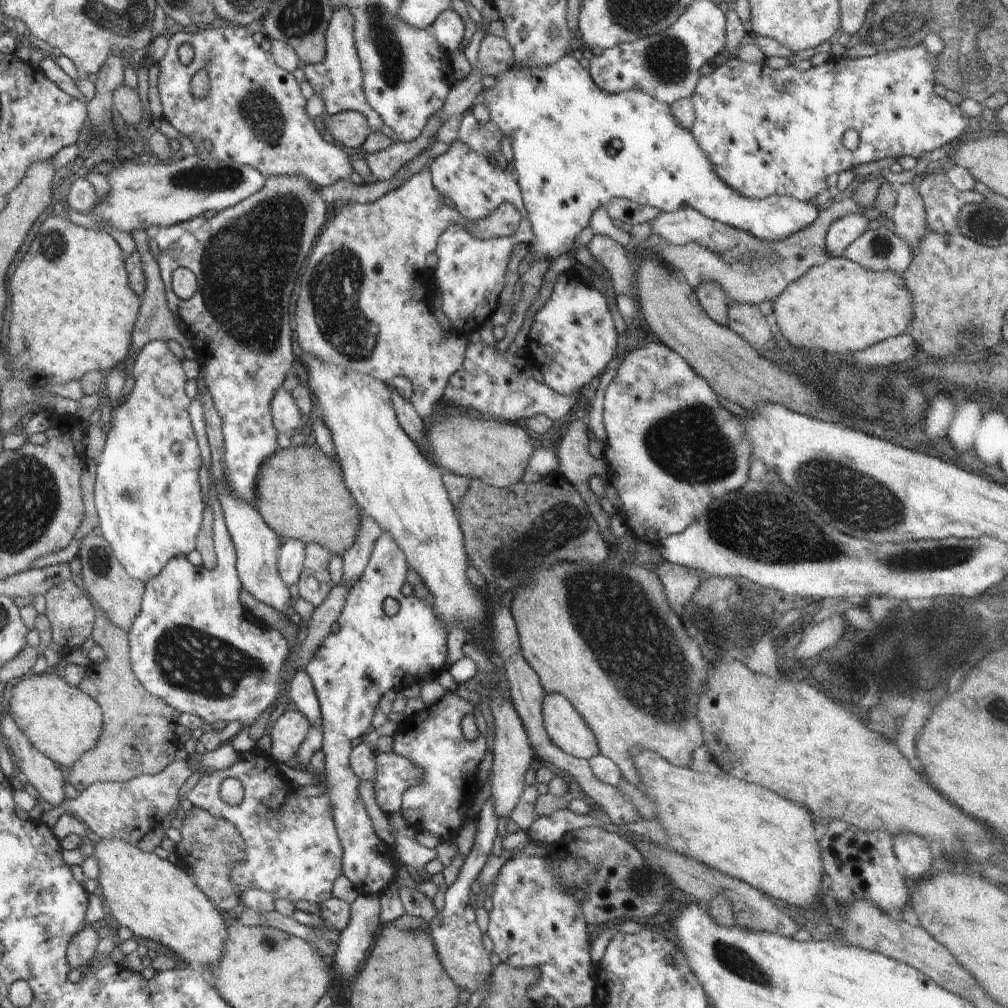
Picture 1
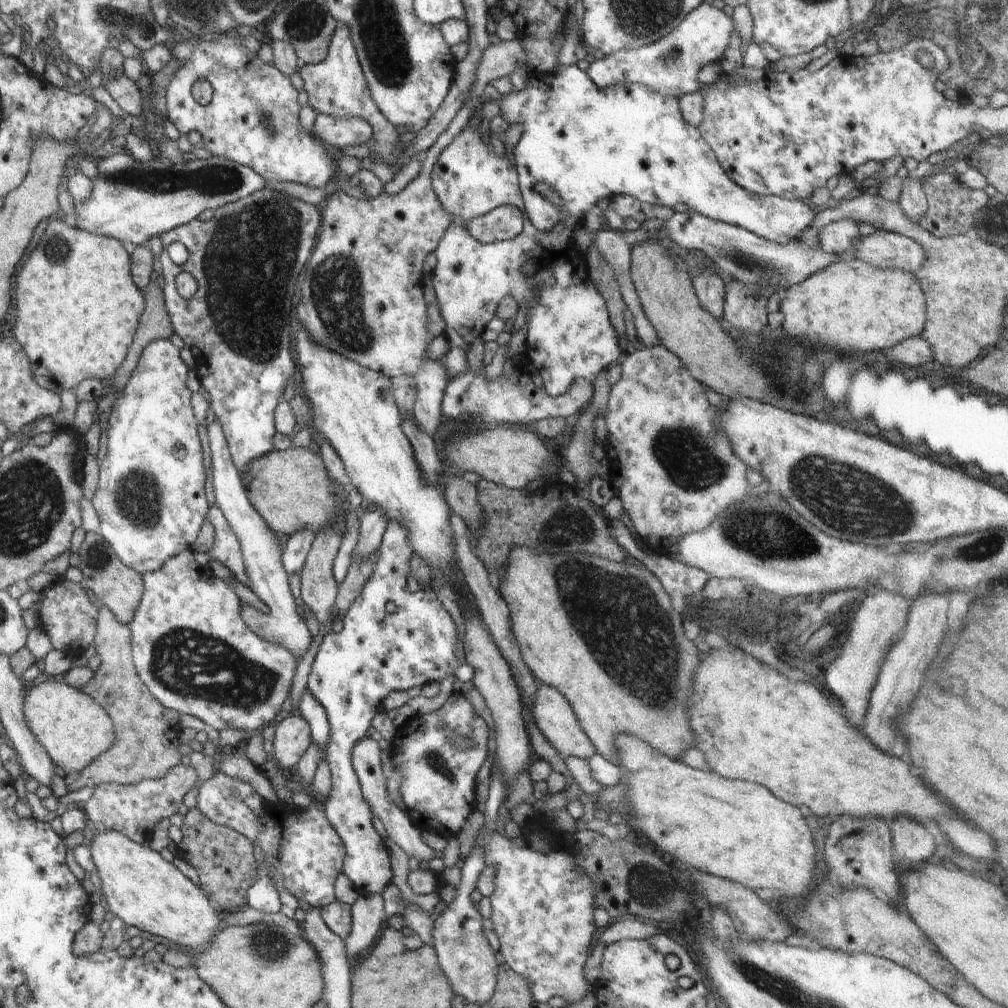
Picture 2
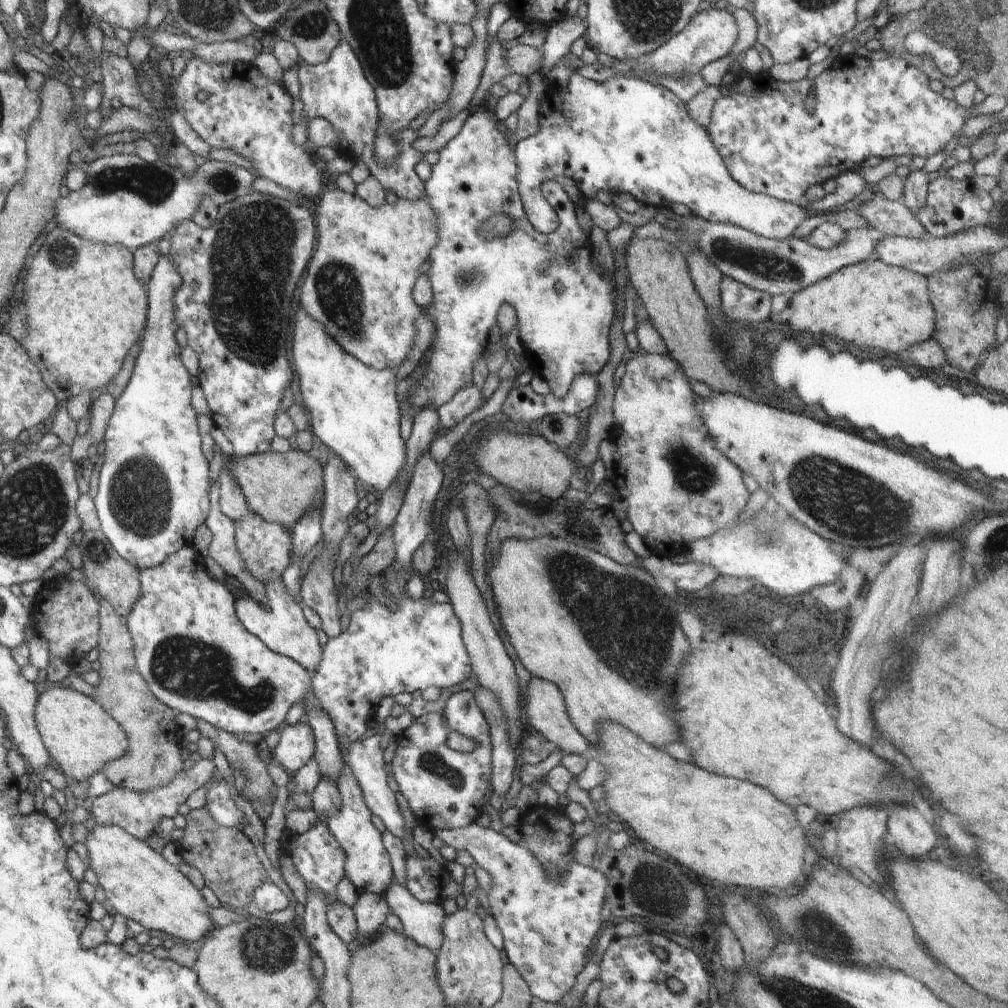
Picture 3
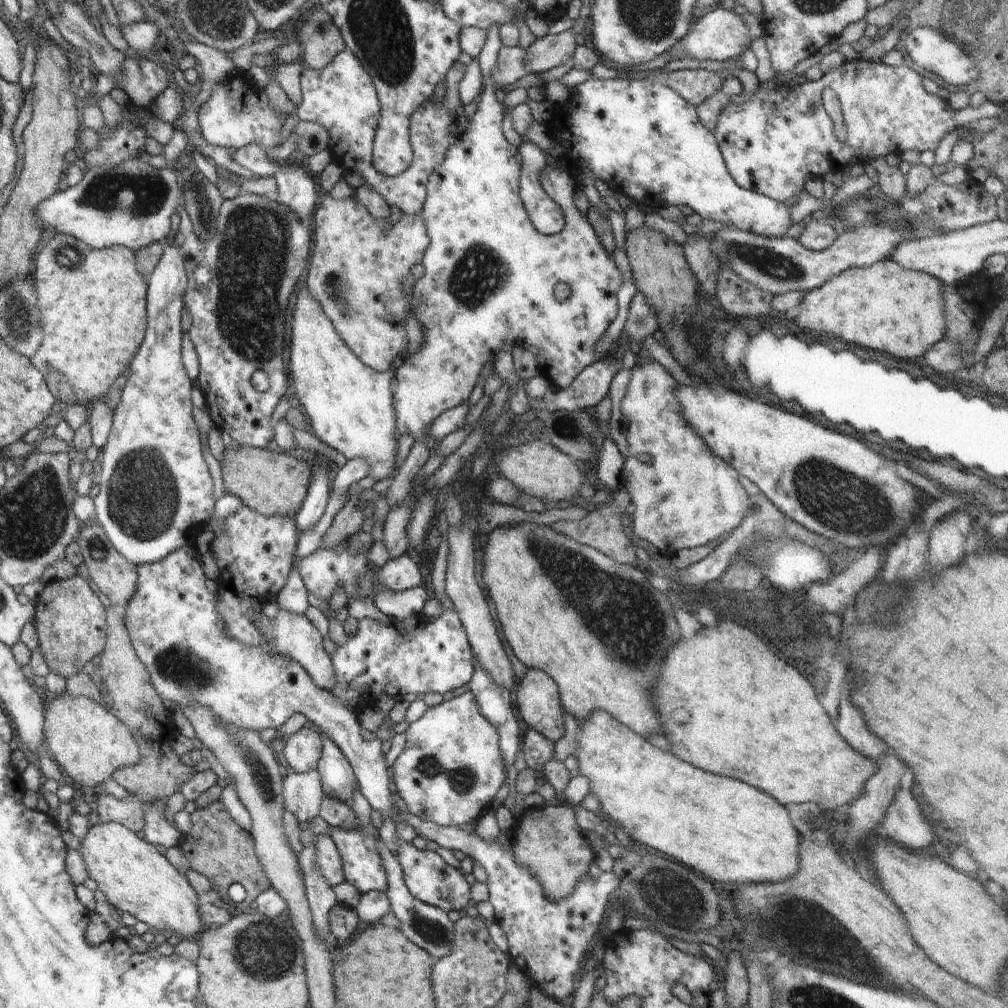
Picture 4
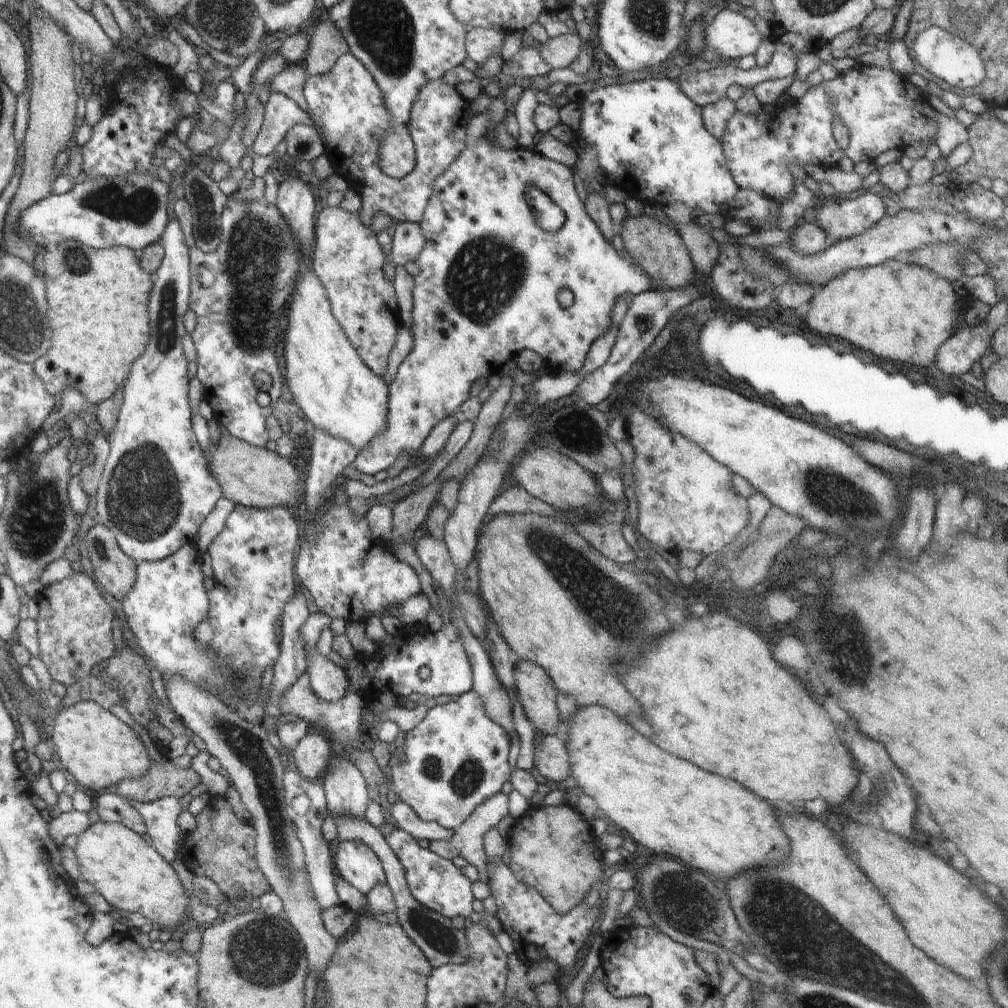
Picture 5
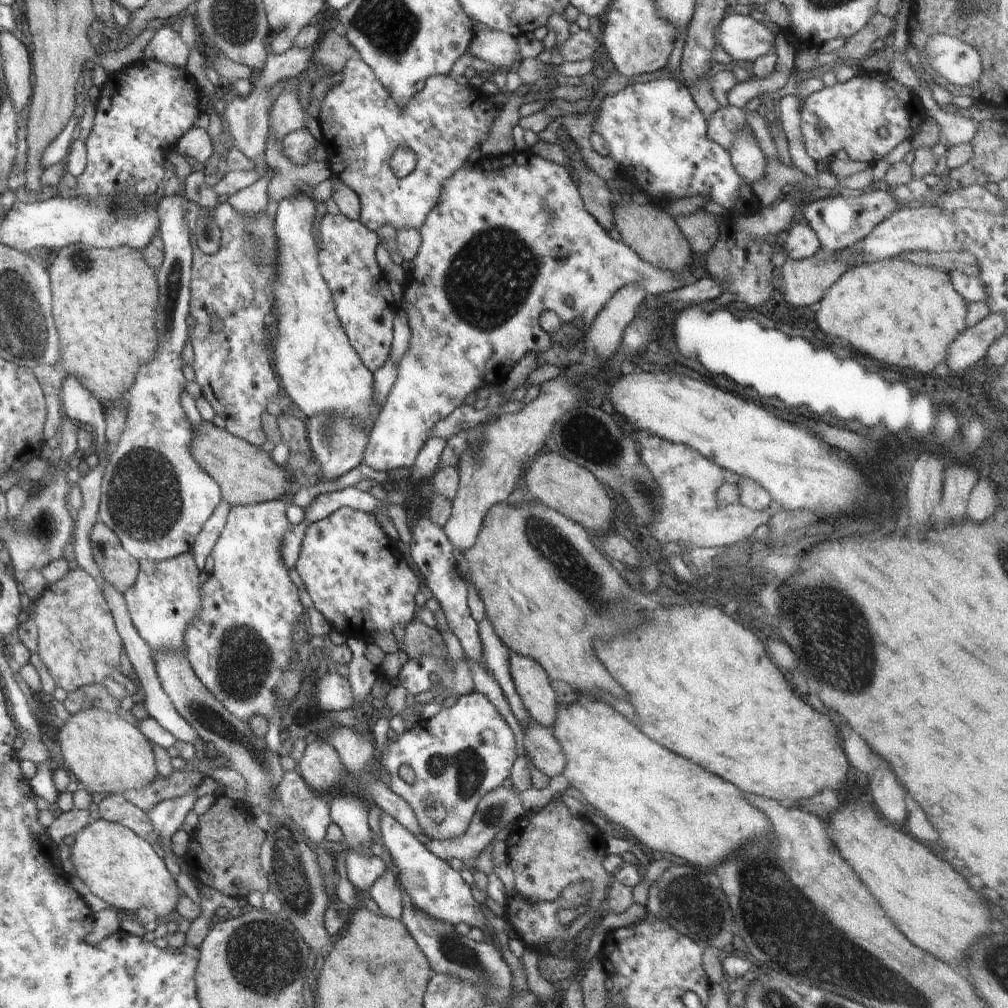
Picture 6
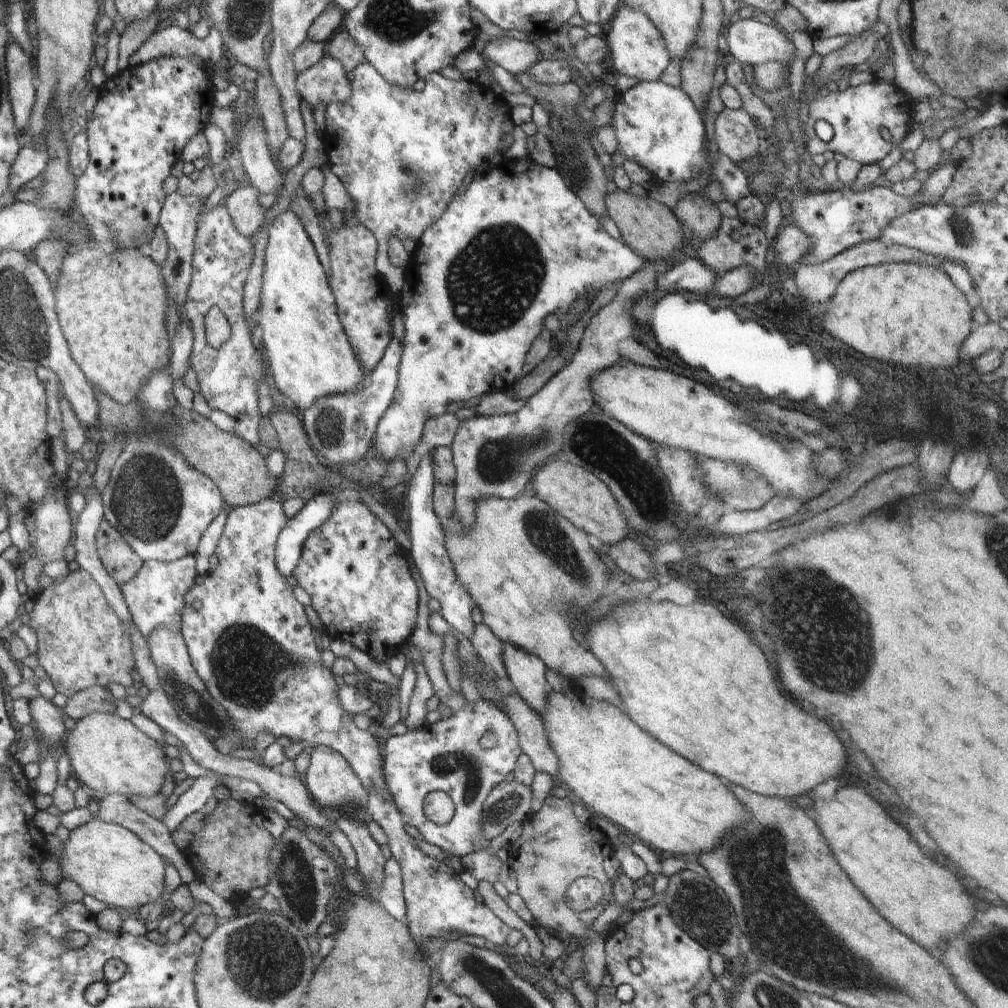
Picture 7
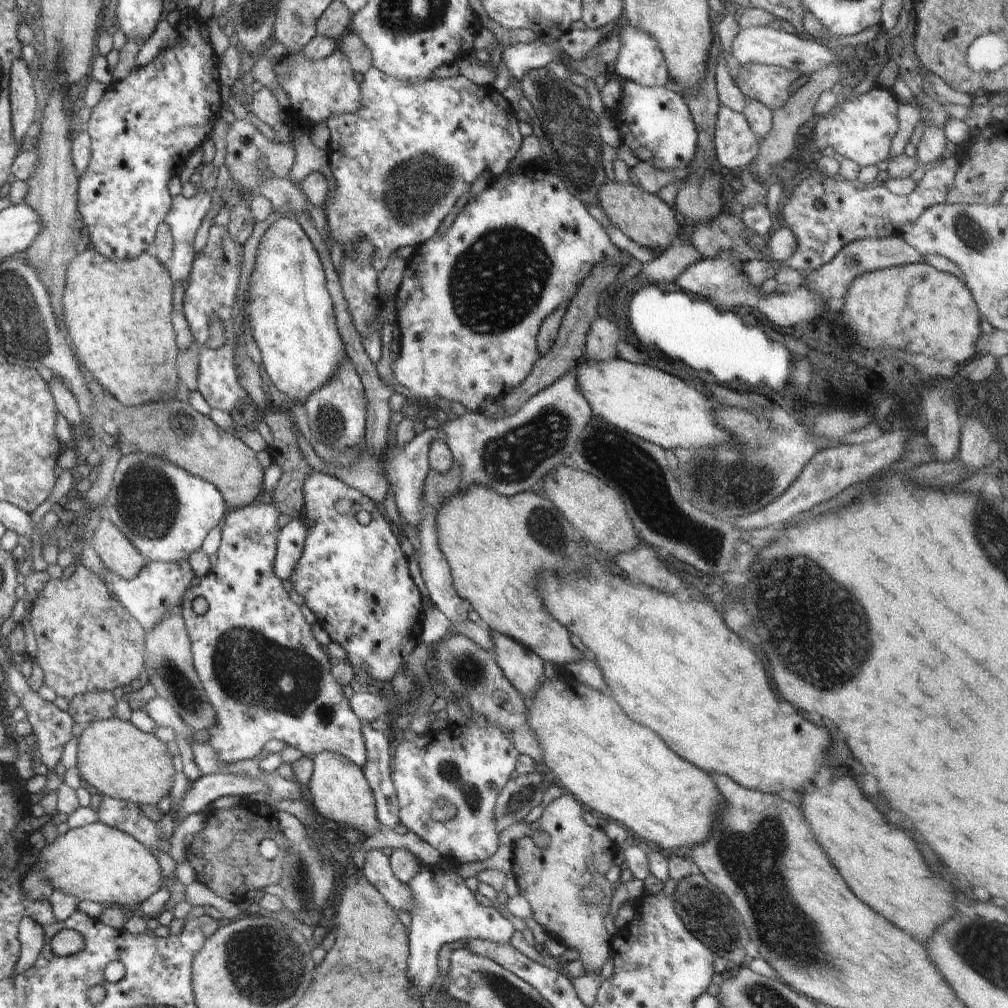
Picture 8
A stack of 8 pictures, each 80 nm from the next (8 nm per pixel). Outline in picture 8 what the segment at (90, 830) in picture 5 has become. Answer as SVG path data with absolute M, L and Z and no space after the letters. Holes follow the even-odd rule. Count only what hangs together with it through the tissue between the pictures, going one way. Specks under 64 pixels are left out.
M99 820L74 827L58 835L35 855L30 869L38 863L41 873L54 890L62 890L80 900L100 902L103 906L140 905L163 886L163 871L158 858L132 835L106 826Z

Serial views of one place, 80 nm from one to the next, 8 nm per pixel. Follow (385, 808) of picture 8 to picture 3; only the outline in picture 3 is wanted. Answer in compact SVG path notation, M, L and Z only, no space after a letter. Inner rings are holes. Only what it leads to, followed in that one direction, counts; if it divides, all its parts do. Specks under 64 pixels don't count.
M410 857L405 858L406 880L405 887L410 891L412 896L415 896L419 901L425 903L440 903L443 904L448 898L455 899L460 894L463 894L462 885L452 879L447 867L438 863L433 857L423 858Z

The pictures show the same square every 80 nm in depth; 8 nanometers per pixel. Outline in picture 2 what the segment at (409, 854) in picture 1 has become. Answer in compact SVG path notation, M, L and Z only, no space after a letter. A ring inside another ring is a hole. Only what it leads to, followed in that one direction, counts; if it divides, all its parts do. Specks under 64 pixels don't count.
M371 738L364 739L364 742L360 742L360 746L356 746L354 756L351 758L354 770L361 784L361 791L366 802L372 809L372 814L378 817L388 836L397 845L400 845L402 850L410 857L416 857L420 862L421 860L432 860L435 856L444 857L444 854L433 851L420 836L422 827L417 823L413 817L405 815L403 811L398 808L396 803L391 799L386 788L386 781L382 775L382 761L381 755L383 751L378 747L378 743Z

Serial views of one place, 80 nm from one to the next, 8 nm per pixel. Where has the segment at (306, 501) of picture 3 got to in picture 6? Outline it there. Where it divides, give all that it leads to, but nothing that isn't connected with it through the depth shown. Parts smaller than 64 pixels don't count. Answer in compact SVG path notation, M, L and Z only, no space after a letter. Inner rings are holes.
M205 421L195 429L195 440L193 442L192 454L198 464L217 483L222 490L223 501L232 505L257 505L276 500L278 496L284 494L284 488L288 484L286 474L282 472L282 467L270 458L270 453L256 448L256 445L238 438L226 429L216 430L212 426L212 421Z

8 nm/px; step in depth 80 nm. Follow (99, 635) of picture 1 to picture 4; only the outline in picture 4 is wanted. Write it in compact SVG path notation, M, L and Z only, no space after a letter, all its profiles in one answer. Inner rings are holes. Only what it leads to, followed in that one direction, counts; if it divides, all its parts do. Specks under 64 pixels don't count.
M105 606L107 614L107 644L100 655L97 668L104 682L105 694L112 698L111 713L116 715L134 735L142 754L141 761L134 766L118 769L111 778L124 790L146 803L166 800L172 794L180 792L185 782L196 774L194 769L180 761L172 750L171 742L179 734L173 719L173 708L161 698L151 683L151 675L142 659L136 654L124 624L124 612L115 606Z

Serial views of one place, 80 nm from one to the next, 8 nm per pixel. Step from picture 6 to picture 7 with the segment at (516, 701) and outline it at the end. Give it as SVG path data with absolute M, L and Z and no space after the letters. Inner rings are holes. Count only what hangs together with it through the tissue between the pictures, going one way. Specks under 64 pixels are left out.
M483 622L474 625L468 639L478 657L483 658L486 664L497 672L503 690L509 691L512 686L508 682L504 668L501 640Z

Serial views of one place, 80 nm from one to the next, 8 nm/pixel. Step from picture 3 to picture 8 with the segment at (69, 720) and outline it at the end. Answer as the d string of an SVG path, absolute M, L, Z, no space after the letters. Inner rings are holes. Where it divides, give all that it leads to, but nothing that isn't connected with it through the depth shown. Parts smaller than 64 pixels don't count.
M112 718L108 721L96 721L84 729L77 740L77 767L80 769L84 782L95 786L100 794L115 799L124 799L140 805L157 806L160 798L168 794L173 783L174 766L172 758L166 750L164 741L158 739L152 733L144 732L136 728L130 720L121 721Z

